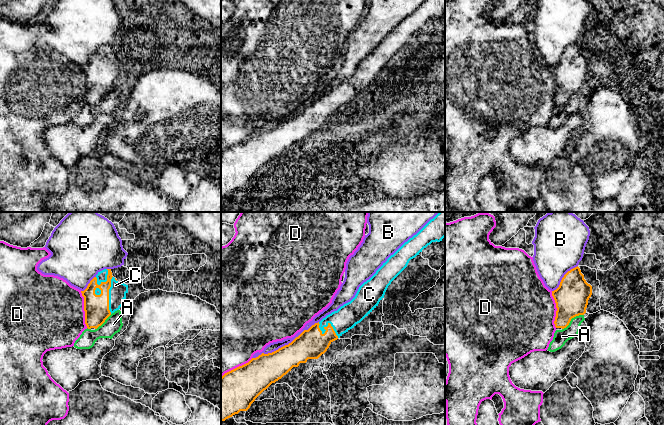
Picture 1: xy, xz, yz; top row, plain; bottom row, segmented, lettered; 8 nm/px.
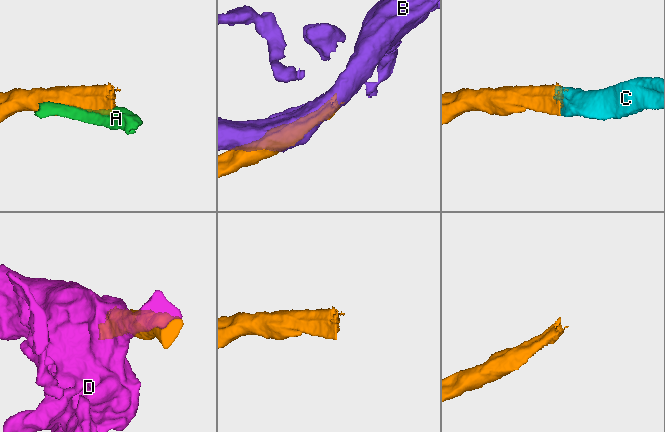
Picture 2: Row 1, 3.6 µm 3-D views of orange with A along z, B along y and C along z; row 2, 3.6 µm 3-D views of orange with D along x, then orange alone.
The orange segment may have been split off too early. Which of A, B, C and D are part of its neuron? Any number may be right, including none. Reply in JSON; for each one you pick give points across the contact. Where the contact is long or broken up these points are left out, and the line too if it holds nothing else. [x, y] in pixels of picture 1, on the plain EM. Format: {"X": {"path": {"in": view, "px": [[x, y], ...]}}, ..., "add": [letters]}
{"add": ["C"]}

